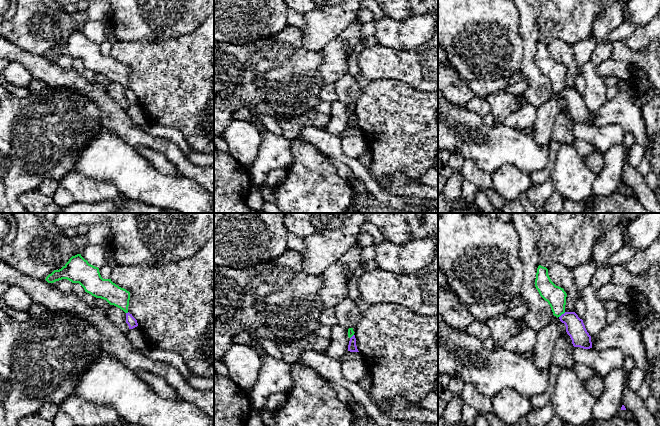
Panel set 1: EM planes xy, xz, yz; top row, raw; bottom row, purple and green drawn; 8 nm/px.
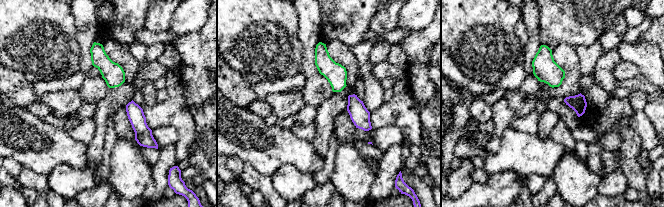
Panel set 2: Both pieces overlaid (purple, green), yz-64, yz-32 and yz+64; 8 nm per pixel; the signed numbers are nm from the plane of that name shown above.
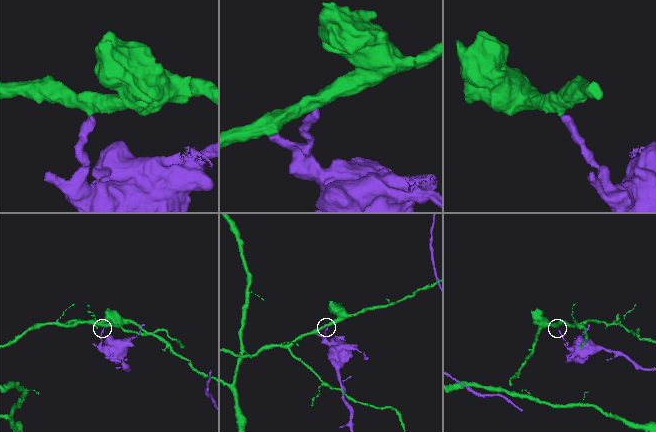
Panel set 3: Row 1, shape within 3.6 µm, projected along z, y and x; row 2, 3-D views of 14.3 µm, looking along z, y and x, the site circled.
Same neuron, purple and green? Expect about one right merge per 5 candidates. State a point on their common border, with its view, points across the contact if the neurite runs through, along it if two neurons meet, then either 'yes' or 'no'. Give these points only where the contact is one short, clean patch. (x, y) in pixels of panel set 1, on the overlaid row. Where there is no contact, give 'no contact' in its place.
meets purple in yz at (562, 314); border along yz (565, 312), (559, 317); no

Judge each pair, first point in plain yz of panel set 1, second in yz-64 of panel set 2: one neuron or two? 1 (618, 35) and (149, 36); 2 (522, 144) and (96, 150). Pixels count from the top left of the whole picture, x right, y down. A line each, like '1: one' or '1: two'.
1: one
2: two

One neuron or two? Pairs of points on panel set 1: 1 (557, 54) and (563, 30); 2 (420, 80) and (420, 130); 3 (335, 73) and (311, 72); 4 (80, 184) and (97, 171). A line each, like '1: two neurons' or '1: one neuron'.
1: two neurons
2: two neurons
3: two neurons
4: two neurons

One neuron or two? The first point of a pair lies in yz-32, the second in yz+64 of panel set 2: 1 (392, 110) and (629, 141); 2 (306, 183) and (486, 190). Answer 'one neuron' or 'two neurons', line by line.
1: two neurons
2: one neuron

